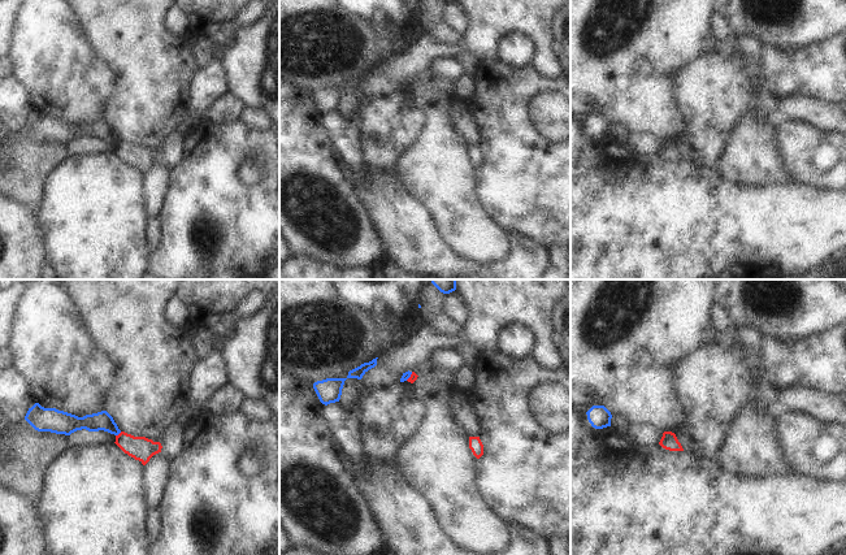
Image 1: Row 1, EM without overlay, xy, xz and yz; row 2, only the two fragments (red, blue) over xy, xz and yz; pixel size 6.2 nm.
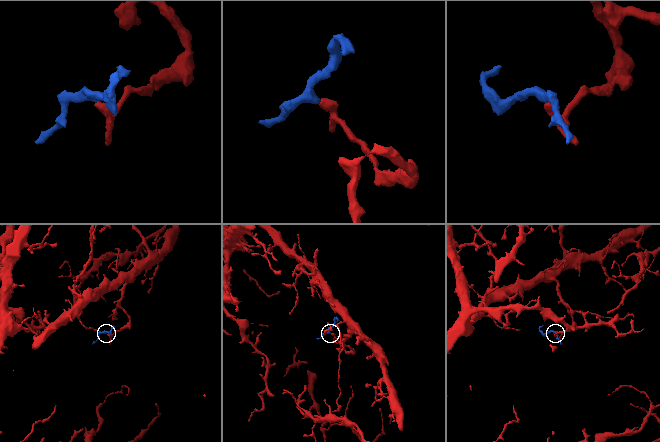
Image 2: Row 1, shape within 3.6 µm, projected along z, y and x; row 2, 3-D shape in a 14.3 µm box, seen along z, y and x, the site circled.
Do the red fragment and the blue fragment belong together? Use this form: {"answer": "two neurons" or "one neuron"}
{"answer": "two neurons"}

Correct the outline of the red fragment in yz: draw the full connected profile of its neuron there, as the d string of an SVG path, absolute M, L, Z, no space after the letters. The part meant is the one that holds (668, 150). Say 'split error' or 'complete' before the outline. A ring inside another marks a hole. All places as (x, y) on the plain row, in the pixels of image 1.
complete | M664 140L659 153L669 160L684 160L681 152L678 151L677 146L672 140Z

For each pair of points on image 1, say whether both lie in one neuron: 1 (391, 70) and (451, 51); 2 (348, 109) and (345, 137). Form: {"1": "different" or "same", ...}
{"1": "same", "2": "different"}

